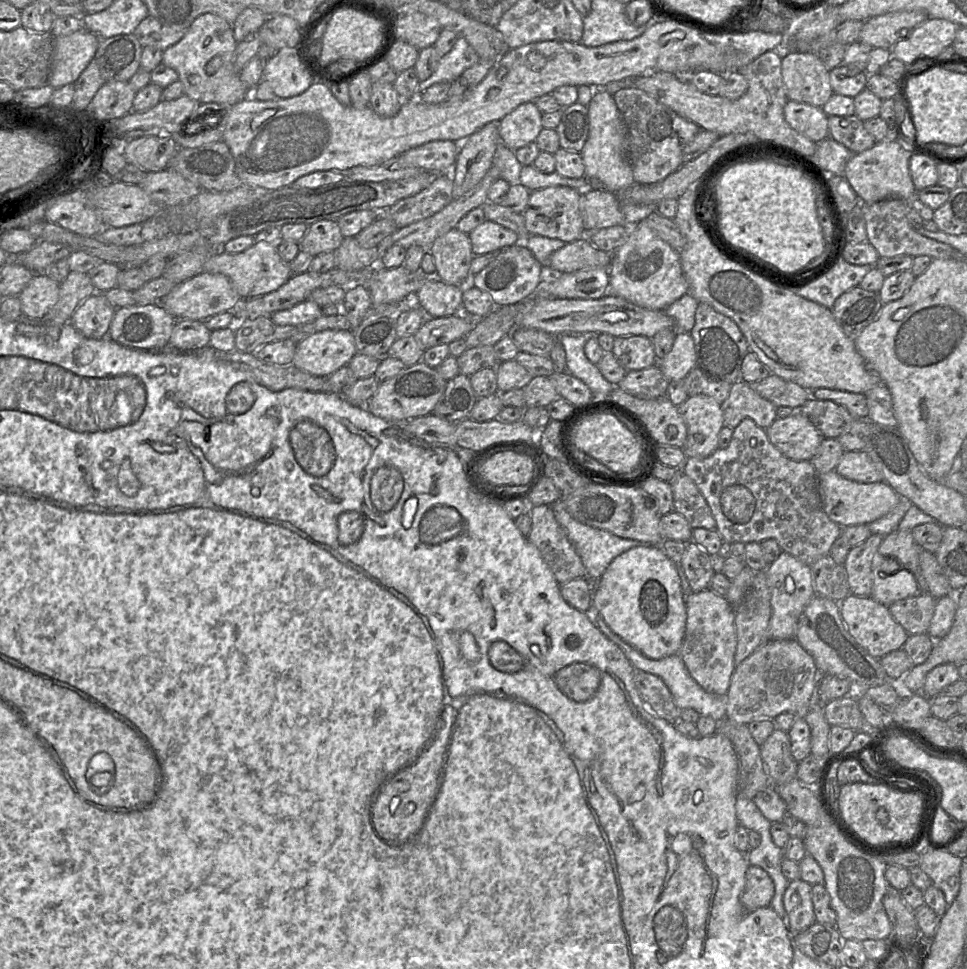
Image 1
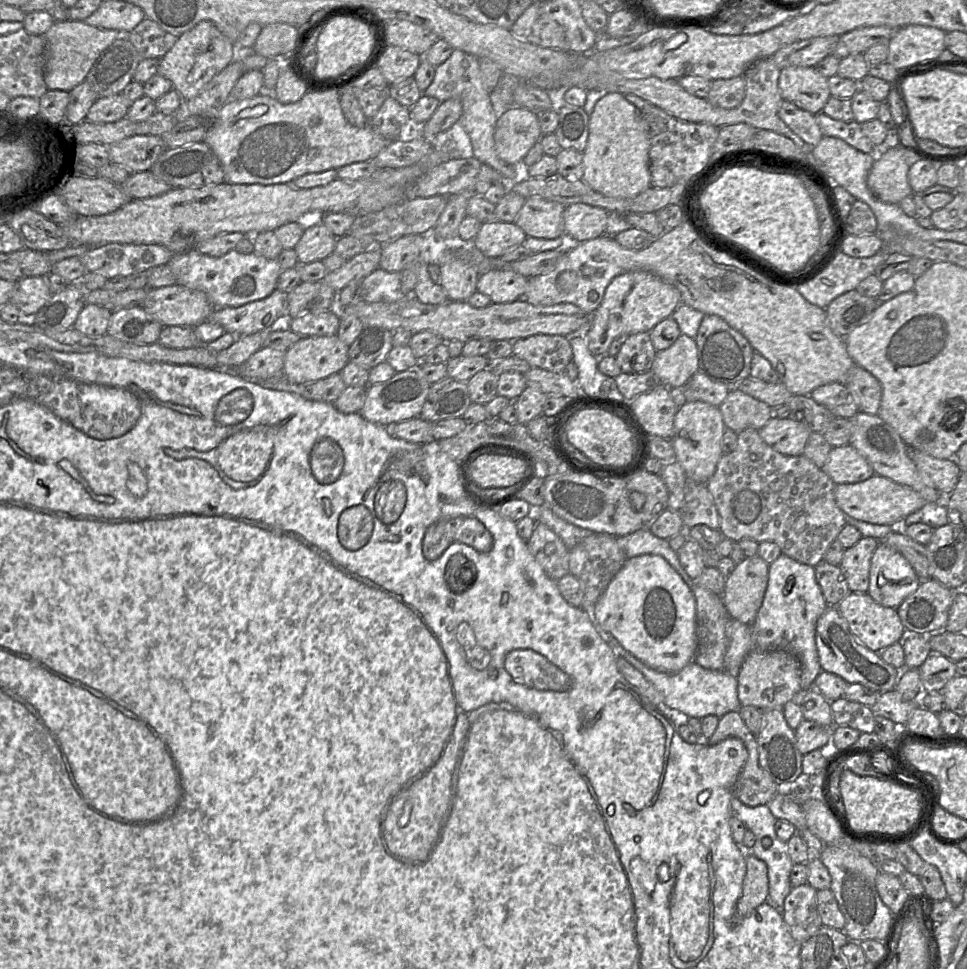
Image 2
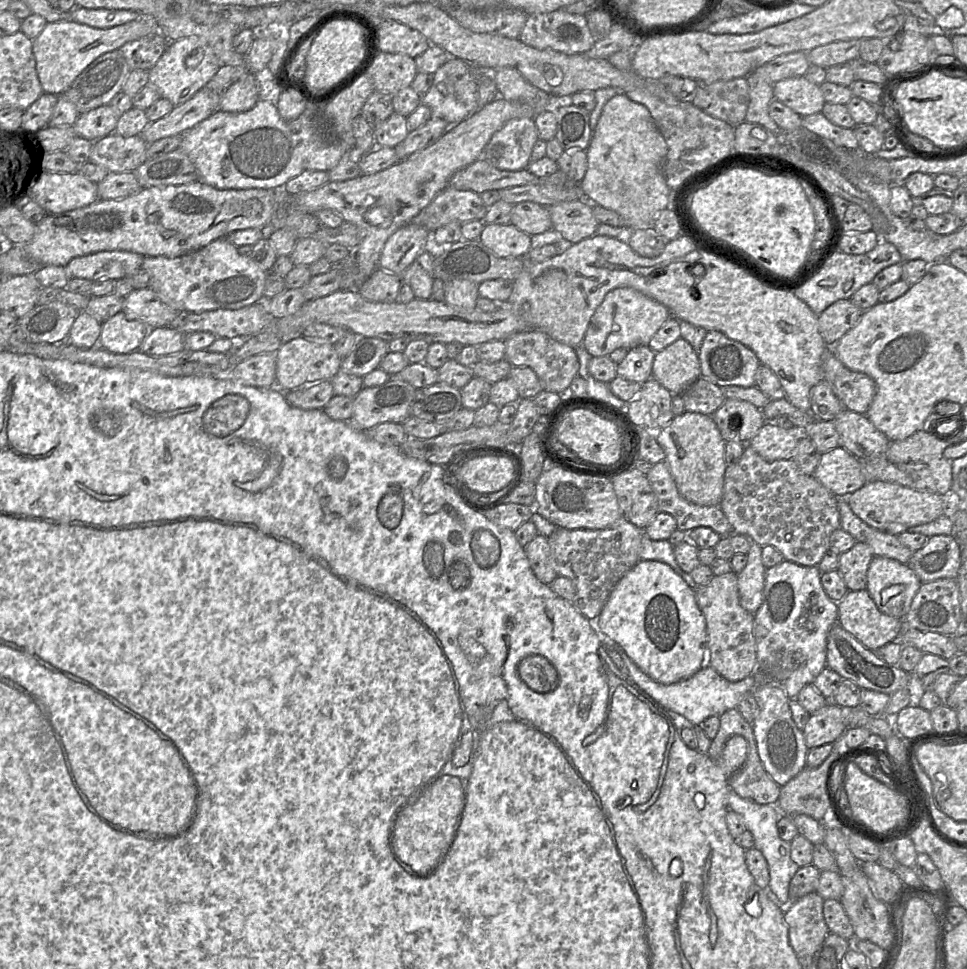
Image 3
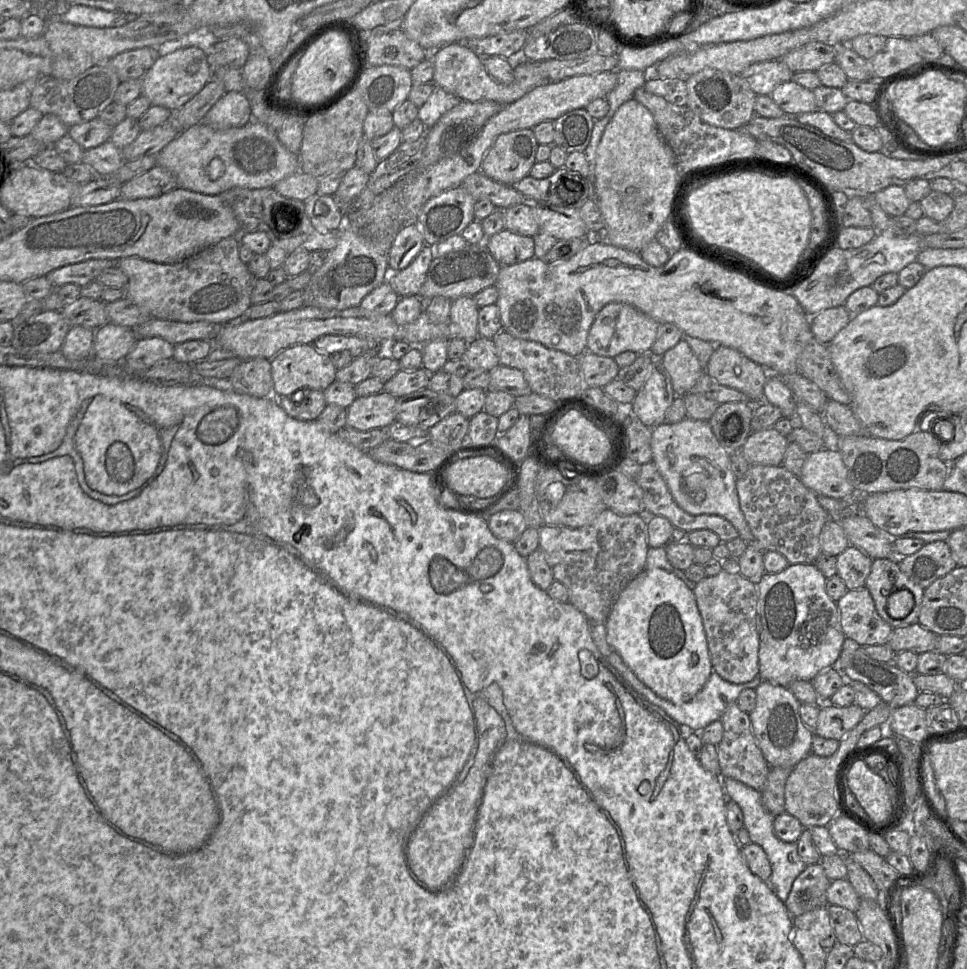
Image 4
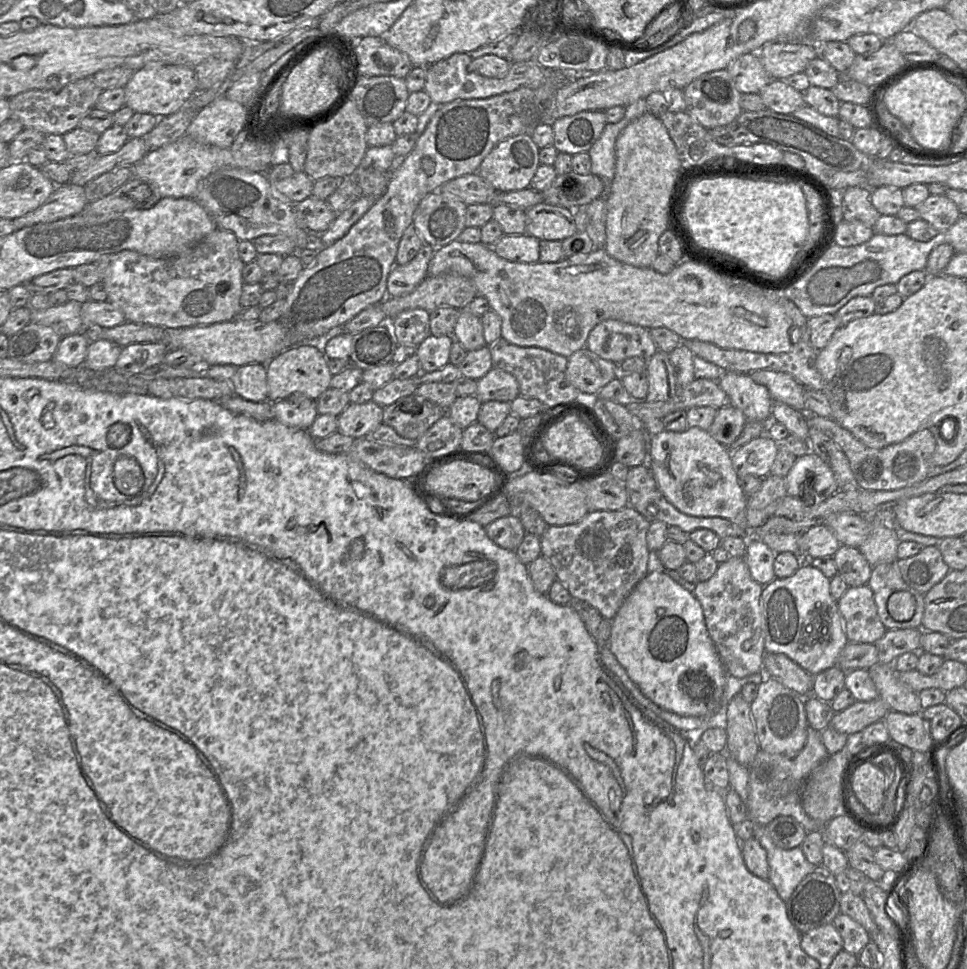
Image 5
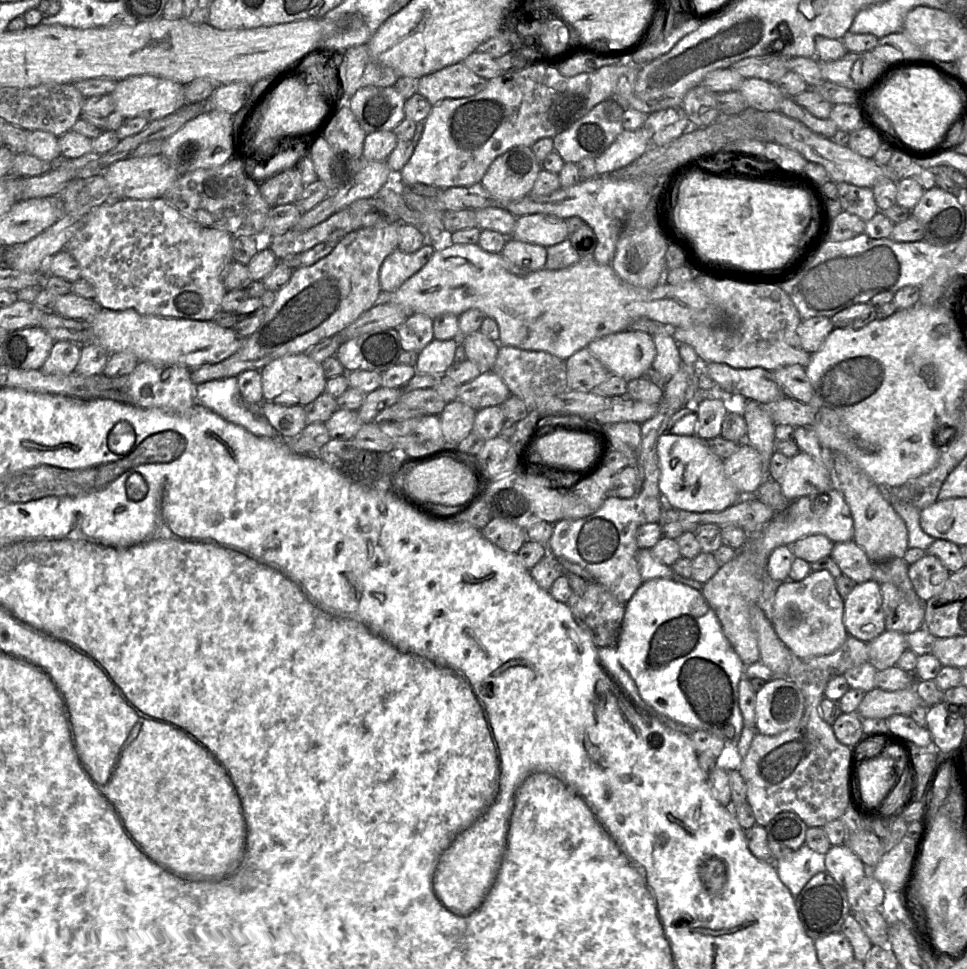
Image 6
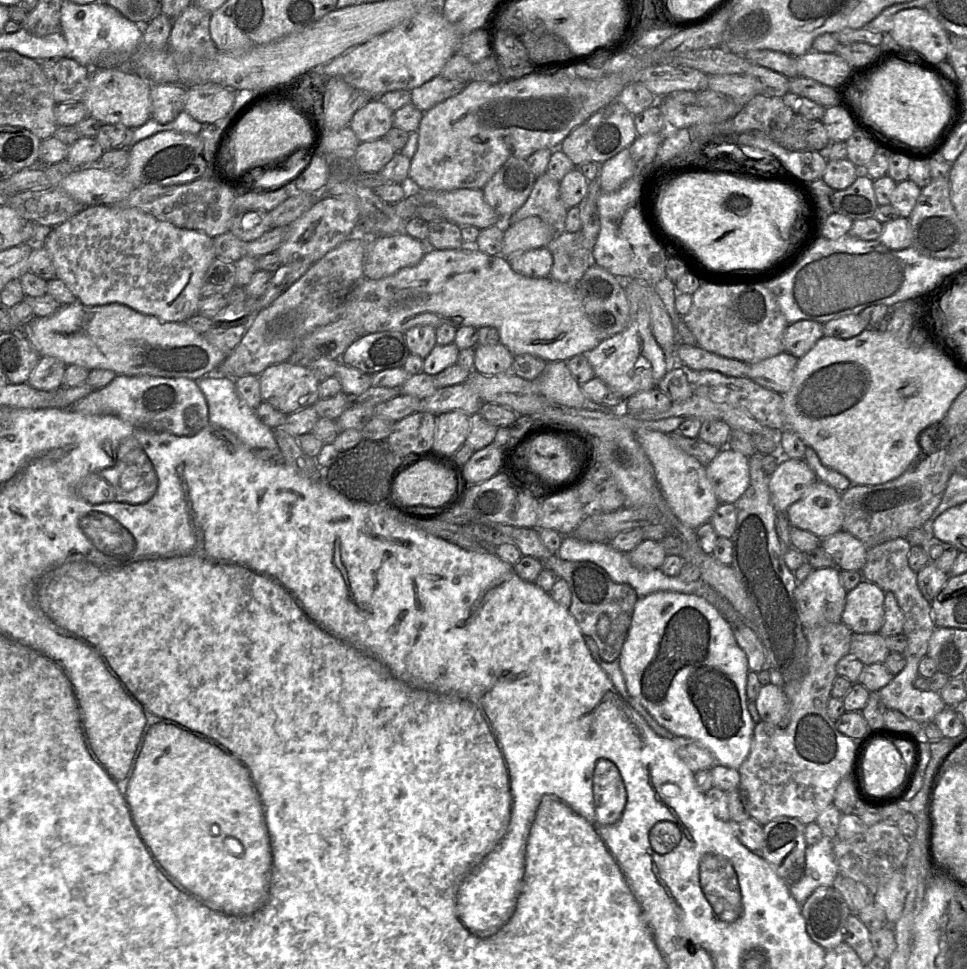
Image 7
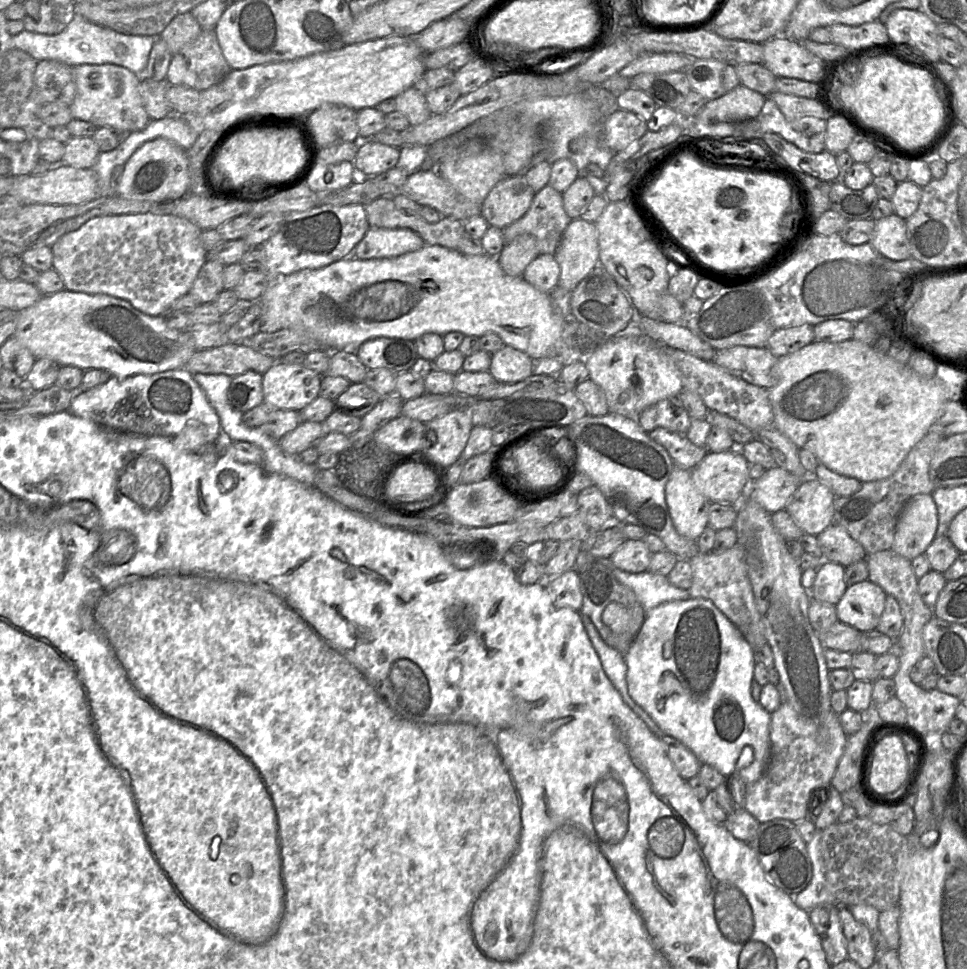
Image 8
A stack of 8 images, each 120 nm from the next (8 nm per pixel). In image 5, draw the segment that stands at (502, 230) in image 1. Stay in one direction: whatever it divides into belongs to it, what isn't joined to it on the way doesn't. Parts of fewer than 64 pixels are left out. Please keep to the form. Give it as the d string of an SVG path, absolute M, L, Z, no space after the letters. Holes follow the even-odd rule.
M527 233L504 234L492 248L498 256L511 262L539 262L540 240Z

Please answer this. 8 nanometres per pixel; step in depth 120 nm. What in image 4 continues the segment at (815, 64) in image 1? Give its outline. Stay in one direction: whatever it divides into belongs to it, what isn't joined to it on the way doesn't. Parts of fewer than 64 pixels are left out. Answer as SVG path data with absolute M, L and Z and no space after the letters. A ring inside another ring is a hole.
M793 81L776 86L770 97L786 115L797 115L818 109L813 91Z

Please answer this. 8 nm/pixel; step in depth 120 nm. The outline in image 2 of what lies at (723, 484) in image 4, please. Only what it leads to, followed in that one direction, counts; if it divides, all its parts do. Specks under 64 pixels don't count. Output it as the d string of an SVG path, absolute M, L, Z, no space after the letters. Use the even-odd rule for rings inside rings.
M702 401L686 402L675 415L671 443L675 460L693 481L706 484L715 473L722 454L722 438L726 426L719 407ZM758 555L735 566L721 596L730 618L749 625L754 622L767 588L768 568Z

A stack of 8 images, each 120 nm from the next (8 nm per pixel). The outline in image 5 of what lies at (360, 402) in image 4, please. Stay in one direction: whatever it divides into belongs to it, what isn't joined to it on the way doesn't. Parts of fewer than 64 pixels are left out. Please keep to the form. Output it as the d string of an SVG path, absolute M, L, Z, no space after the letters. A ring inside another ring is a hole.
M374 401L350 403L337 416L337 432L352 438L364 437L383 423L383 407Z

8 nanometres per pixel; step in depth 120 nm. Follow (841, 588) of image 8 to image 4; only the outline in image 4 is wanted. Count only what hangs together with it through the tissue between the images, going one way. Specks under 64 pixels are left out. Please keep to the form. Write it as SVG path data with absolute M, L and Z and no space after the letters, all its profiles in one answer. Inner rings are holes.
M814 563L790 564L777 573L764 573L757 582L759 615L759 677L764 681L788 687L794 680L812 681L822 670L838 667L845 635L837 603L827 594L827 578Z

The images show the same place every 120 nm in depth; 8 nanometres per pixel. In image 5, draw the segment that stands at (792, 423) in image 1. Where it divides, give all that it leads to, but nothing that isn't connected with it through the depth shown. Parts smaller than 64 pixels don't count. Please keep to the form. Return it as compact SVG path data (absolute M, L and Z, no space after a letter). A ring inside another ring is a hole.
M767 434L756 437L731 453L732 465L737 476L754 475L764 478L779 451L779 443Z

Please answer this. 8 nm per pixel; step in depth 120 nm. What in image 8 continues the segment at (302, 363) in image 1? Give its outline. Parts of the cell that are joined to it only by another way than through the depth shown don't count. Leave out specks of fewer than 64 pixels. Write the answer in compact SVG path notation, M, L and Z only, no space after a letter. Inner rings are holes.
M277 360L277 363L262 375L262 378L264 402L277 410L300 412L320 396L322 376L305 368L302 364L285 364Z

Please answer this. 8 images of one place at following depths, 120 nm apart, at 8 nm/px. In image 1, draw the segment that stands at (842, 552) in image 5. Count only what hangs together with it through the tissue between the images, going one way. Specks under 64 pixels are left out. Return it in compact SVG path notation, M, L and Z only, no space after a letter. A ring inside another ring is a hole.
M871 534L864 542L852 547L843 564L850 593L860 597L871 597L873 587L873 560L884 536Z

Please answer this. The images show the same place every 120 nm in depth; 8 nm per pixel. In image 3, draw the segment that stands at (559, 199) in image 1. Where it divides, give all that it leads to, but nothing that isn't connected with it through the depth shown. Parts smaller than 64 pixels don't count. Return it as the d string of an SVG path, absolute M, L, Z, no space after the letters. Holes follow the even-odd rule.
M530 201L513 206L510 223L530 236L553 229L548 207Z

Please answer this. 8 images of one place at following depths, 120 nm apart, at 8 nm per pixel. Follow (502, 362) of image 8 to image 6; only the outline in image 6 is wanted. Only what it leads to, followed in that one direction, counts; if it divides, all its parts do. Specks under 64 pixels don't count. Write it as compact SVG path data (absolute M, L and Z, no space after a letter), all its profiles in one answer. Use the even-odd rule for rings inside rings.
M479 330L462 336L467 359L475 363L483 372L492 370L498 355L500 344L491 340Z

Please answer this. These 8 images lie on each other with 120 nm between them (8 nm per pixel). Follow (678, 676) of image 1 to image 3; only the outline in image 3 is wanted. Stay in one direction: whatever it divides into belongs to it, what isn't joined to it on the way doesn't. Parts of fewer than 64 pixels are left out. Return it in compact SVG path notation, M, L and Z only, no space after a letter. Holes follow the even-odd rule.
M615 646L615 649L621 655L625 665L625 673L631 681L662 708L679 714L683 718L680 719L681 727L698 726L708 717L720 717L724 712L736 708L740 699L748 692L753 691L756 682L764 684L767 679L758 670L755 670L752 675L740 681L731 682L722 677L710 665L705 665L688 679L673 684L662 684L645 675L620 647Z

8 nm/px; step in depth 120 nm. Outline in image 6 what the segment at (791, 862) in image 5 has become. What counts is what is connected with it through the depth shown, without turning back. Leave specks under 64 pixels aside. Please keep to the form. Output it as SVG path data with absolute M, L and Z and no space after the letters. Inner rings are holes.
M805 844L784 859L772 862L780 880L794 897L813 876L826 870L825 854L814 852Z

